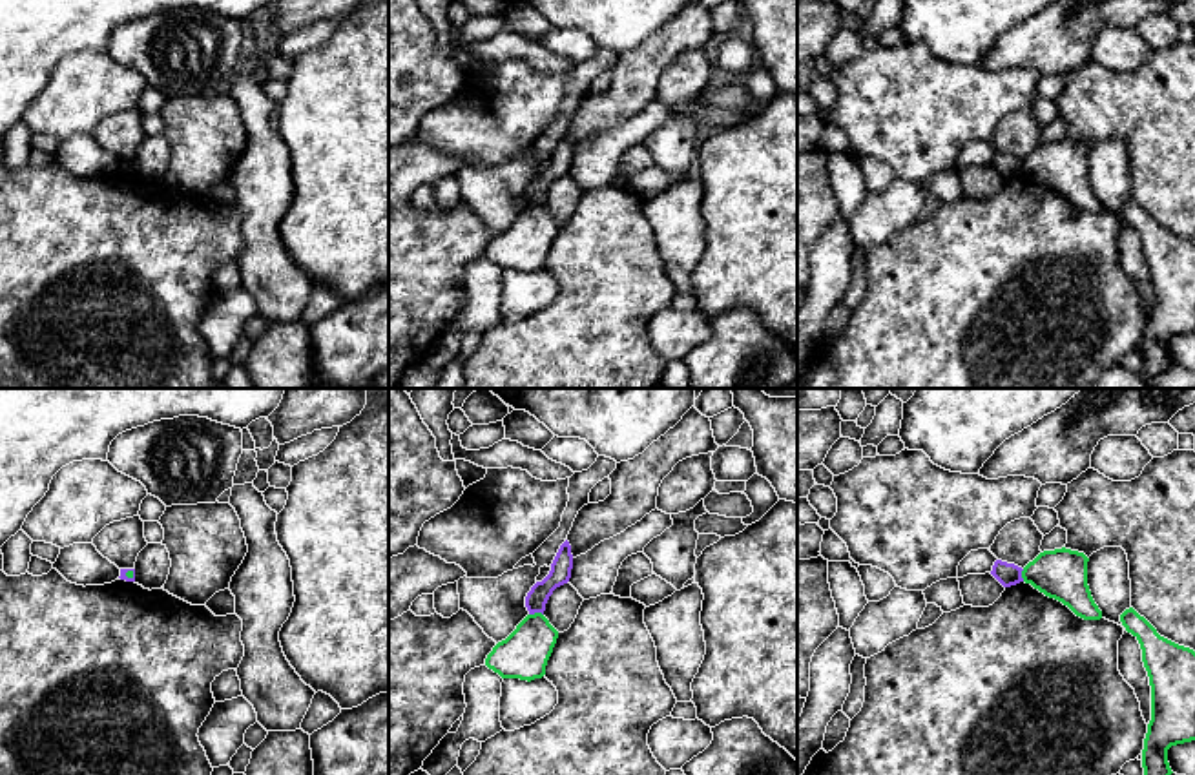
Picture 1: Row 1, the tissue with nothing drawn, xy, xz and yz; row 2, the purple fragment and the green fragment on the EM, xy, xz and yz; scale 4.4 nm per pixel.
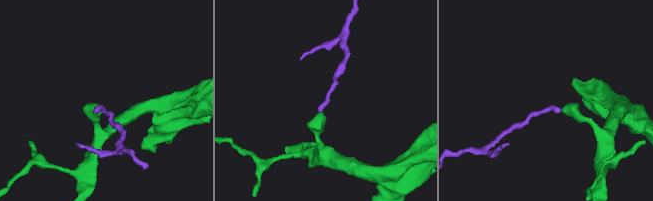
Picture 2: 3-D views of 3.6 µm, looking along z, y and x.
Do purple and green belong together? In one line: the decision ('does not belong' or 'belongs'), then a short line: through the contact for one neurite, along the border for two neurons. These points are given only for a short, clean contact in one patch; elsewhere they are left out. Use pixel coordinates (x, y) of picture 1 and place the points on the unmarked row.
does not belong; line xz (542, 205), (529, 206)

